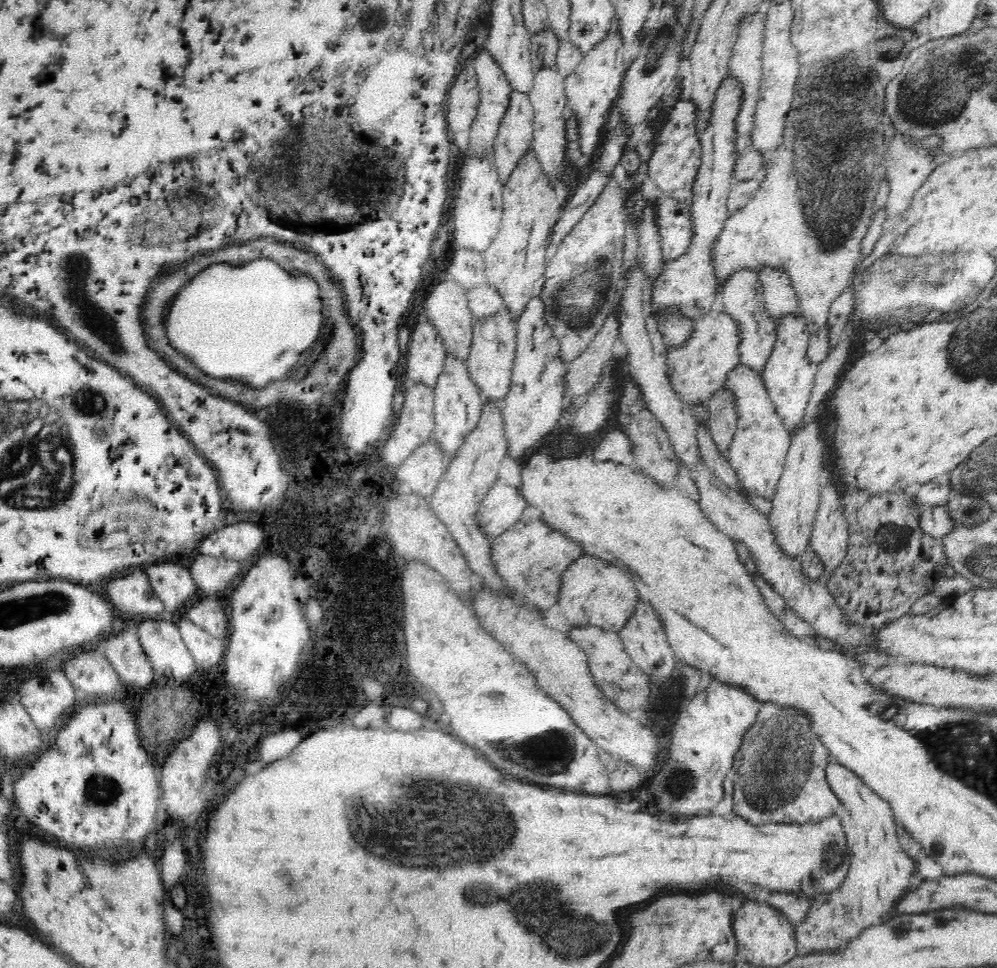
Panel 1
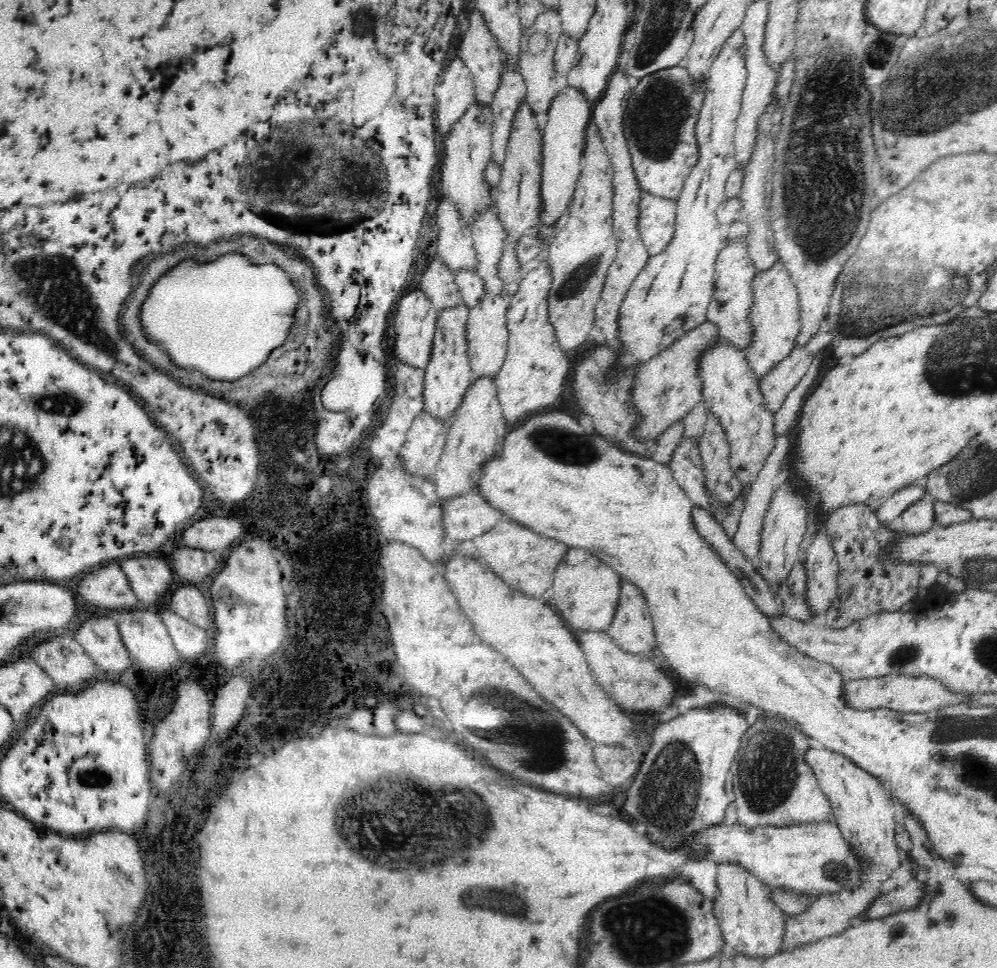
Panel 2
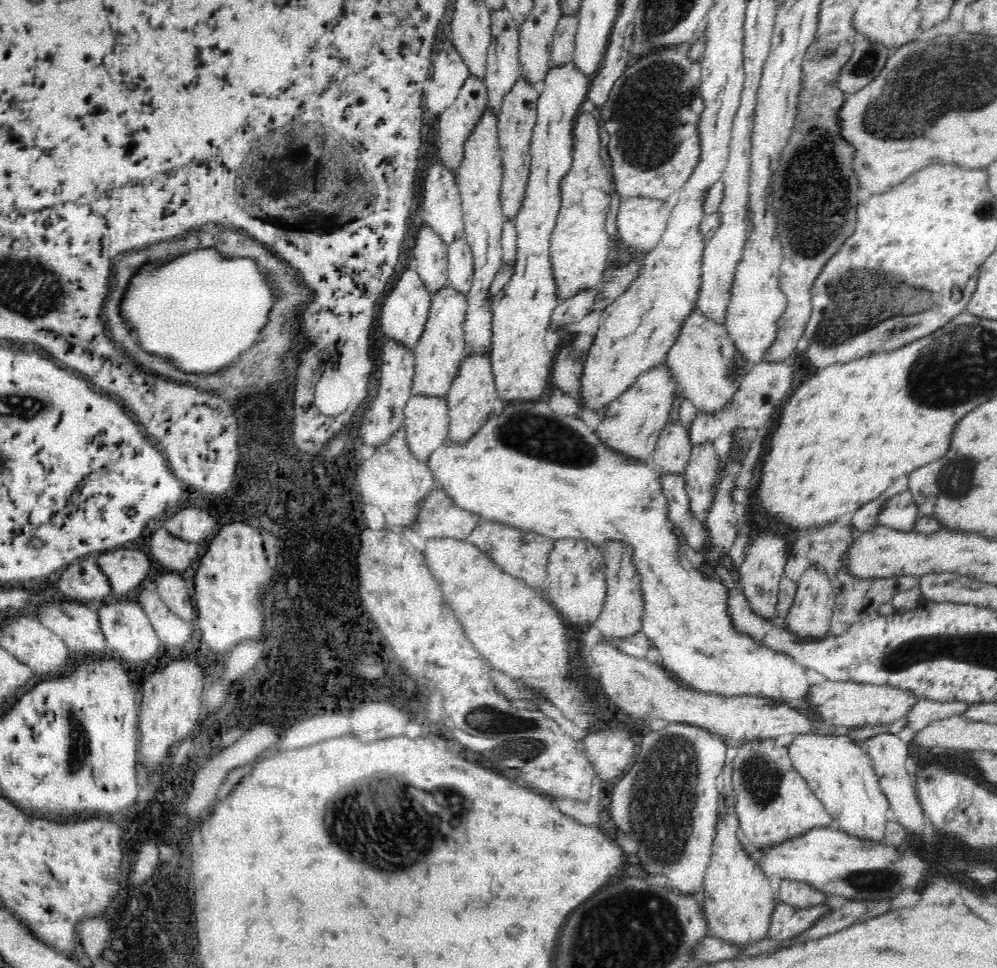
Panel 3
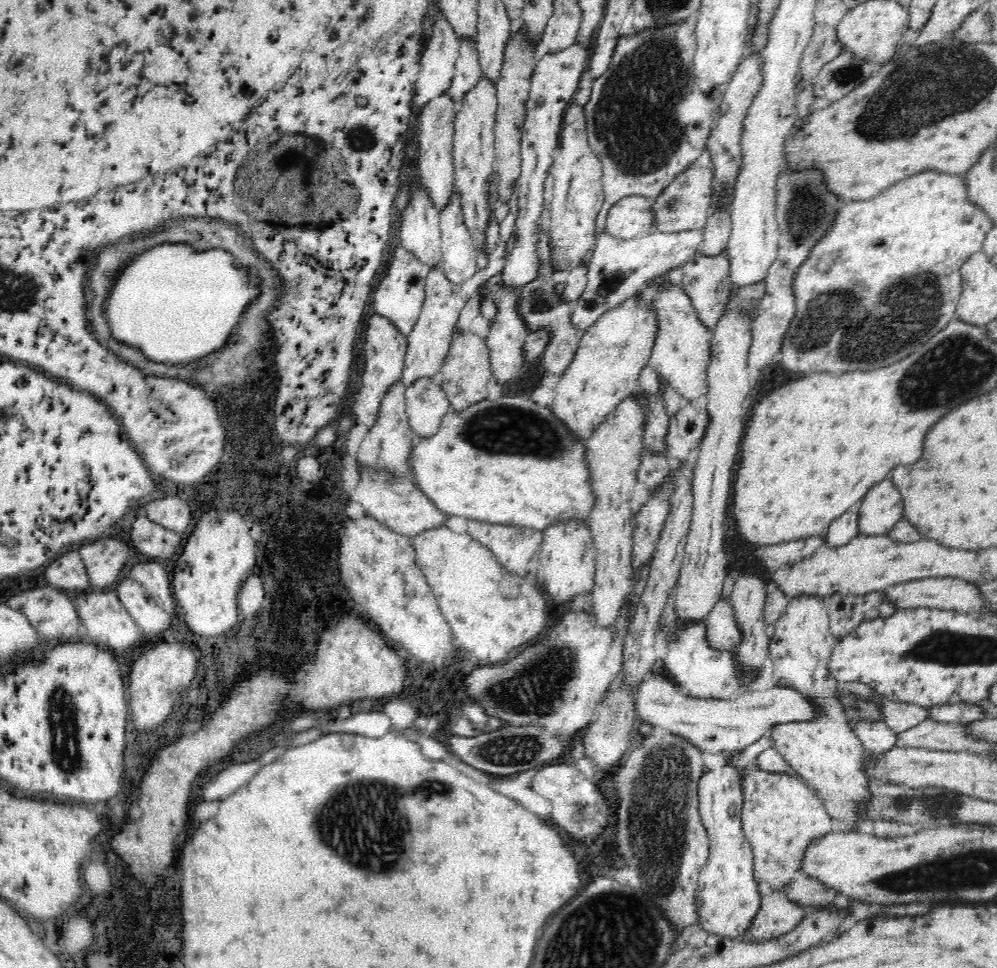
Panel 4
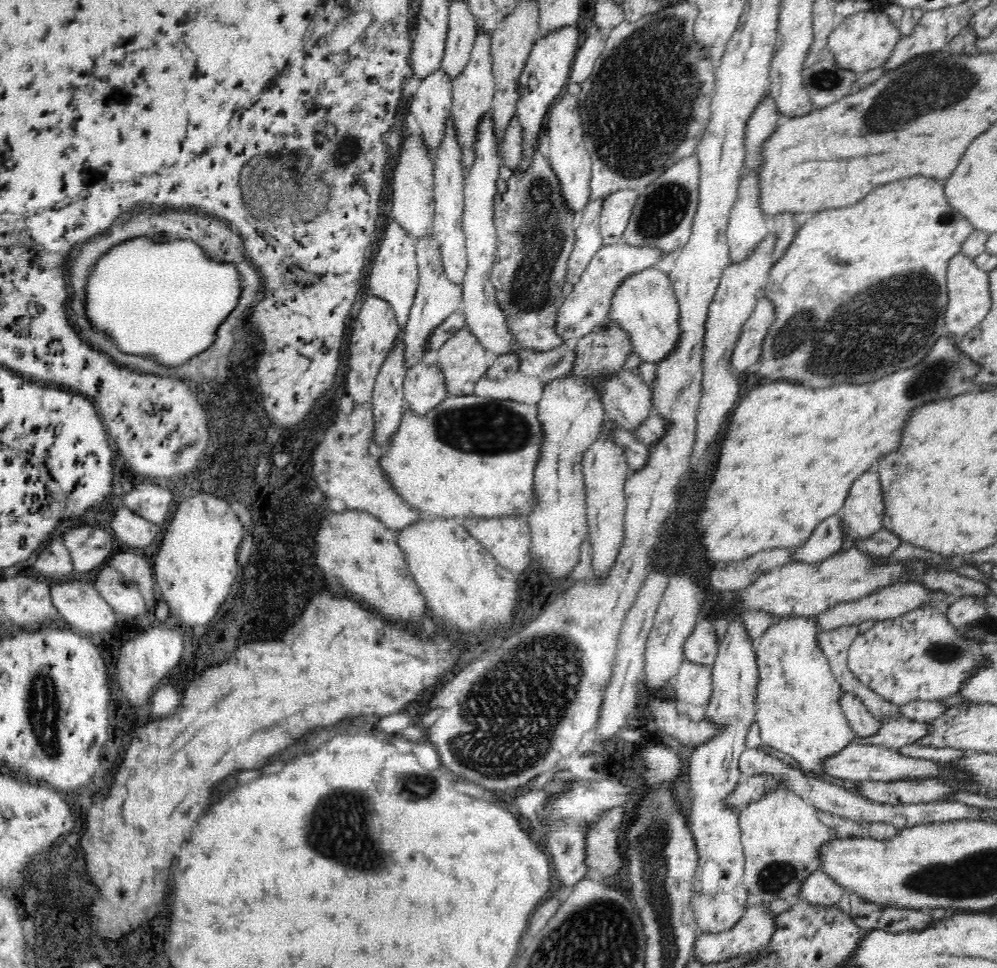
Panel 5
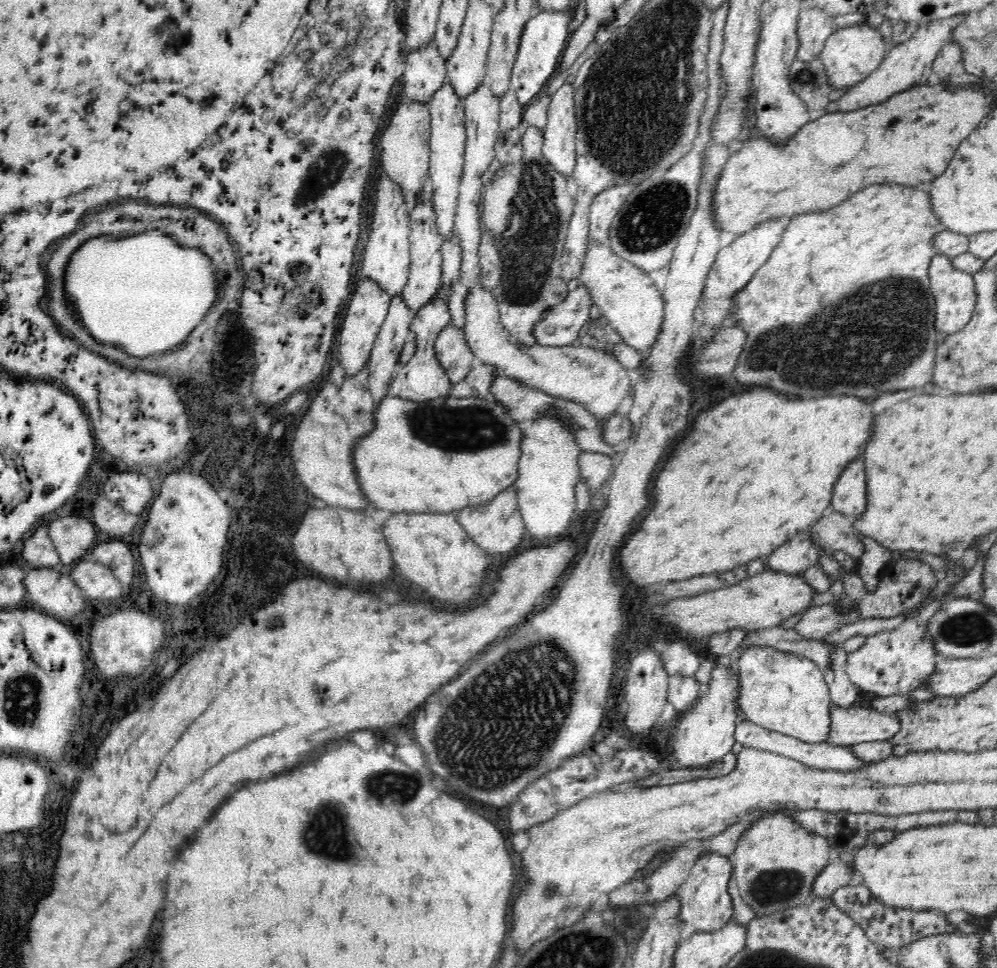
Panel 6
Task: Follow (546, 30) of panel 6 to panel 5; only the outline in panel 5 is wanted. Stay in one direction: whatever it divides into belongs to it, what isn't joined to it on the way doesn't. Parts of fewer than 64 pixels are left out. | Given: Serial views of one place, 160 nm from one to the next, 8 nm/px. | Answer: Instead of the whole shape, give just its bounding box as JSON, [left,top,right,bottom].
[516,25,583,172]

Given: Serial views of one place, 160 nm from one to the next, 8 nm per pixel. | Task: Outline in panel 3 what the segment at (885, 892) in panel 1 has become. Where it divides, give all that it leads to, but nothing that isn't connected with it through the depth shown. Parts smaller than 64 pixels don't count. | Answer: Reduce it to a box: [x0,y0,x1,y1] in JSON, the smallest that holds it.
[767,731,888,941]

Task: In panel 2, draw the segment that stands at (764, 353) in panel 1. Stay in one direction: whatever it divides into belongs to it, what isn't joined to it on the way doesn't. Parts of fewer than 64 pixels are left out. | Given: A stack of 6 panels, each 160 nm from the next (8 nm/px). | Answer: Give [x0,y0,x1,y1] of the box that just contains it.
[706,237,757,351]

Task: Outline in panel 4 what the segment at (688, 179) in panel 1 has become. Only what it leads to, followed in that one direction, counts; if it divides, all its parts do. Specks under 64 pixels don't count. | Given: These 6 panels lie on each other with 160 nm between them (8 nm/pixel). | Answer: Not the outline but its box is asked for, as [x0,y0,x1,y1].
[583,20,718,238]

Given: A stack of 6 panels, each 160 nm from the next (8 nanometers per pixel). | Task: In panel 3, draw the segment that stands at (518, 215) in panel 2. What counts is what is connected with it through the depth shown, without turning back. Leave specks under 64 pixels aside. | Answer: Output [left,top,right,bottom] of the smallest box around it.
[497,77,542,221]

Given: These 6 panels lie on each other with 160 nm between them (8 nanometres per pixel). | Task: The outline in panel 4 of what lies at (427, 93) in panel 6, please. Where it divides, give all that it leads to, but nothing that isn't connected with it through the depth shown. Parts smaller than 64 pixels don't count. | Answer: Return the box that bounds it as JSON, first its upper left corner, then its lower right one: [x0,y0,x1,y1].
[417,91,458,213]

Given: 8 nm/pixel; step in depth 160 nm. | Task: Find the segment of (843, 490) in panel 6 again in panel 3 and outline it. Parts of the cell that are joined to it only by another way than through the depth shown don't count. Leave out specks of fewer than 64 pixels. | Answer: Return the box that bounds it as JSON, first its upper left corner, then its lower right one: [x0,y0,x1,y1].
[878,491,919,531]

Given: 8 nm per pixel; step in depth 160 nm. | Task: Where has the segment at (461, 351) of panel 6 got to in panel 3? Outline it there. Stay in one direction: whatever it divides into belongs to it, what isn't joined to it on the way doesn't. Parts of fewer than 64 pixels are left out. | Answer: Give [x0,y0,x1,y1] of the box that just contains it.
[445,354,506,442]

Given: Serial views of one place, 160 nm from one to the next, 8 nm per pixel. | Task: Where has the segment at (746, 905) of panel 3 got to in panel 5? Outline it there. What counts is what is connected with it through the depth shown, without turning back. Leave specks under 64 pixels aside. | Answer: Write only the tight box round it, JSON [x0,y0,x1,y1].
[688,614,758,933]

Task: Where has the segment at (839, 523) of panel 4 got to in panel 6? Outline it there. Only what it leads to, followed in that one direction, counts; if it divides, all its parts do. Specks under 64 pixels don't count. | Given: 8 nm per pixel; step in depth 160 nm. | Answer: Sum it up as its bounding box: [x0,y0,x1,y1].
[764,530,825,575]

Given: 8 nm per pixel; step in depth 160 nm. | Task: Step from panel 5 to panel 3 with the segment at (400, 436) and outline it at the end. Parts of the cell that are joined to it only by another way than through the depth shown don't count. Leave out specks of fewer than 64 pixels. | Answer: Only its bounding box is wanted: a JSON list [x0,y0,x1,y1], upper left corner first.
[426,401,908,745]

